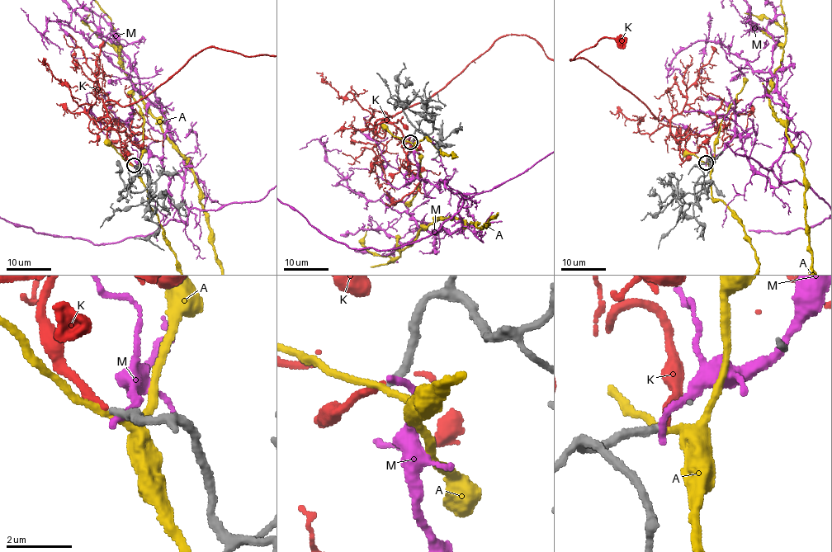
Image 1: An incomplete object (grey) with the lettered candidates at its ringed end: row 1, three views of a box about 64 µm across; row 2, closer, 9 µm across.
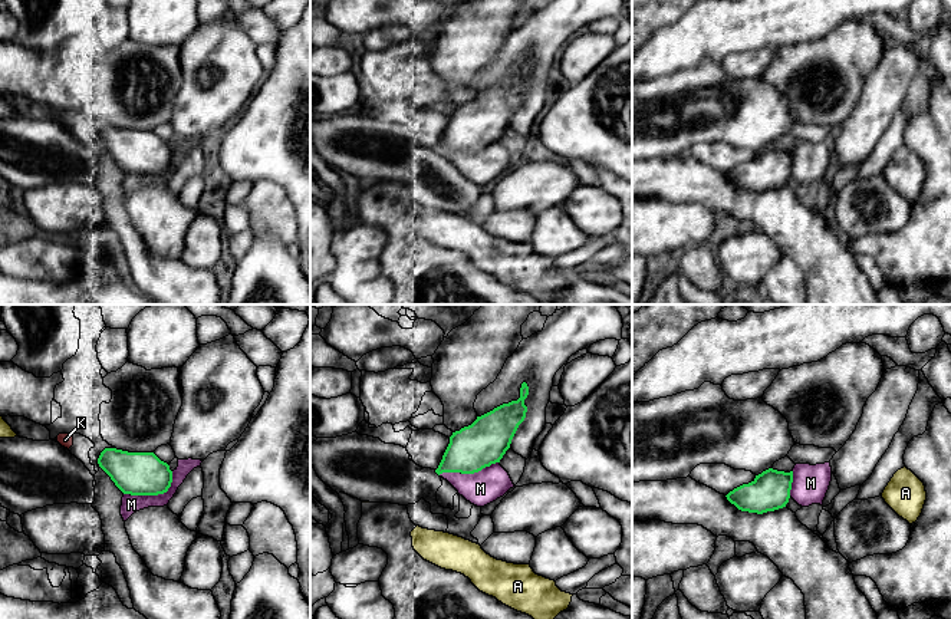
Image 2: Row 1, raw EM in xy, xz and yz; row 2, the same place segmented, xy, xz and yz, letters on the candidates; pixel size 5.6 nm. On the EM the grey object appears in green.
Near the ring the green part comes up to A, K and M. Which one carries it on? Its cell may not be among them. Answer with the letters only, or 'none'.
K

